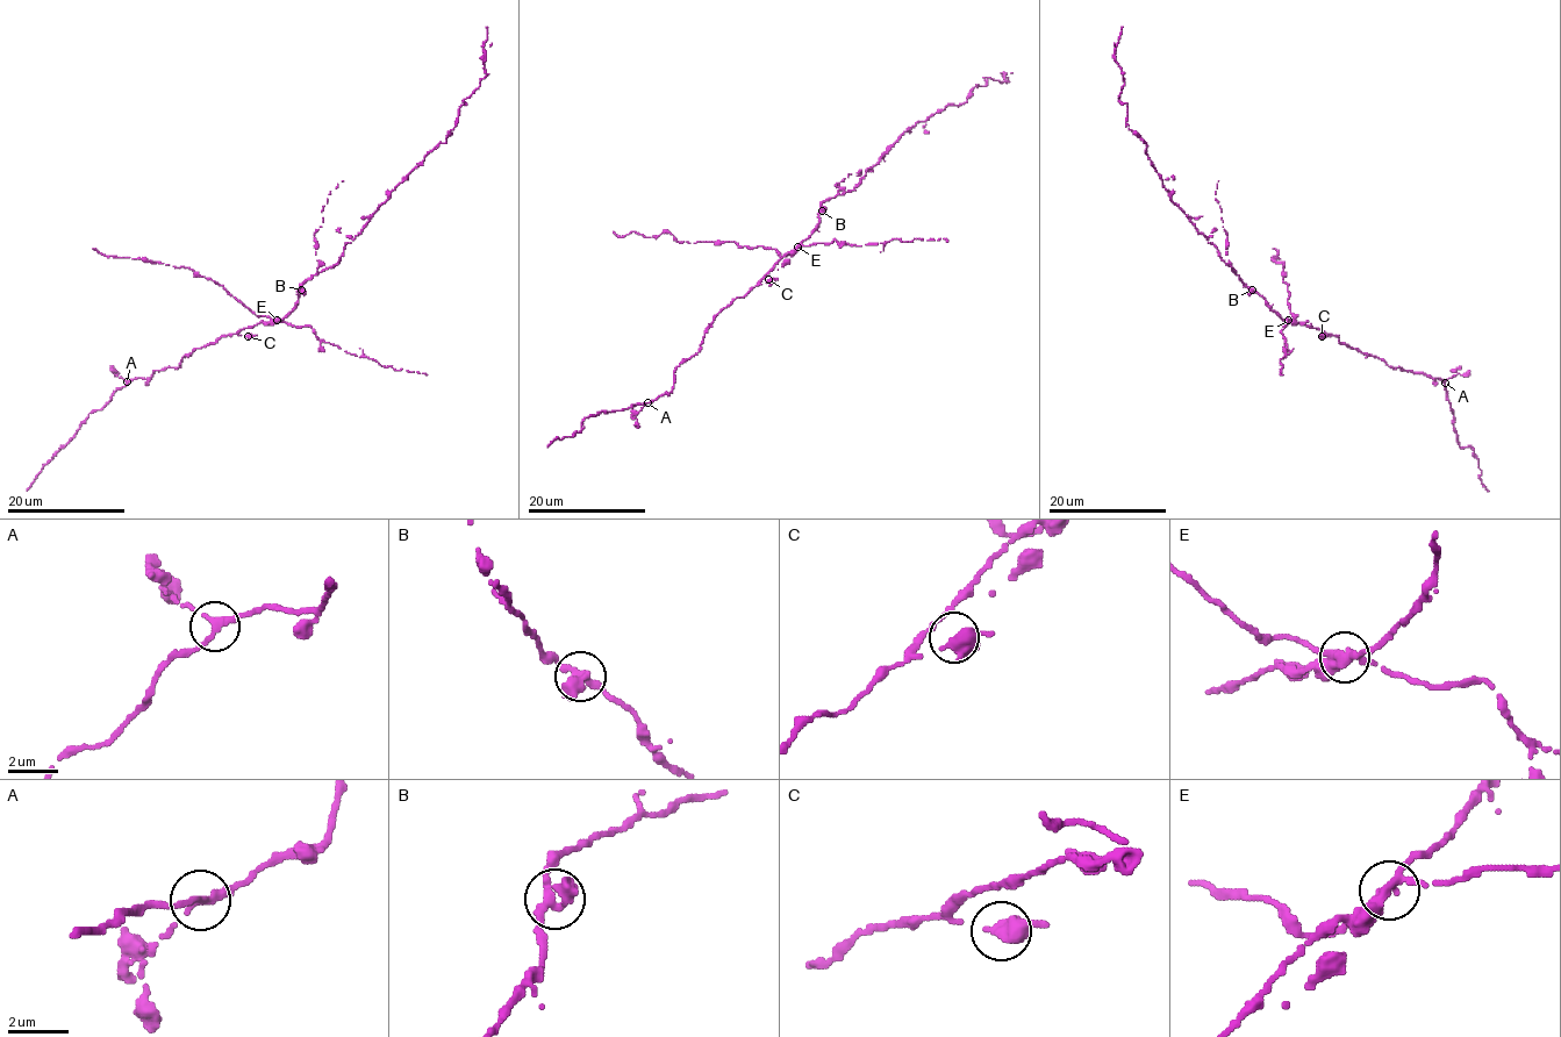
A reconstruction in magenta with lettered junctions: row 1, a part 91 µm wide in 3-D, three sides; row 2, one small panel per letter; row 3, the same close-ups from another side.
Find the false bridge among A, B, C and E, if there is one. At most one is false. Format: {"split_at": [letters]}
{"split_at": ["E"]}

